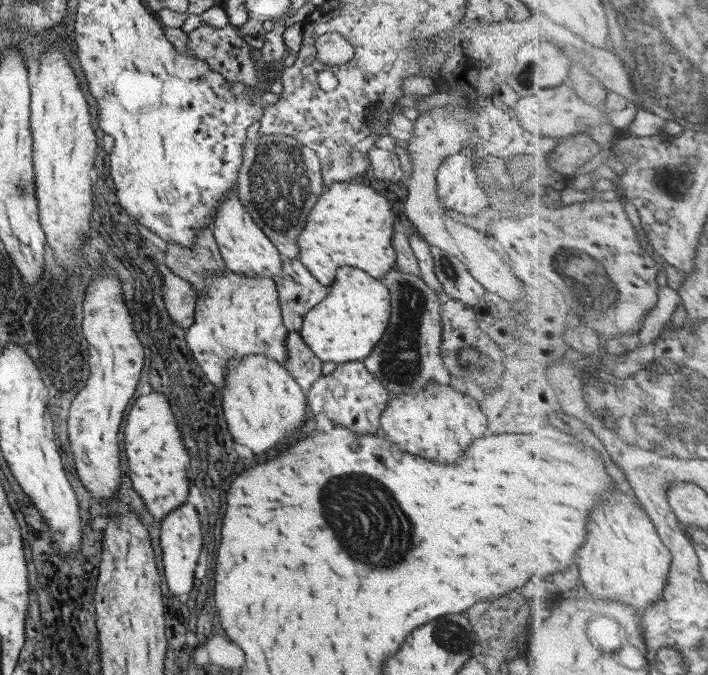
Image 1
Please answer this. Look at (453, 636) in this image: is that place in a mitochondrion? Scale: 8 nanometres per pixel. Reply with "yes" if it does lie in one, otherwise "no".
yes

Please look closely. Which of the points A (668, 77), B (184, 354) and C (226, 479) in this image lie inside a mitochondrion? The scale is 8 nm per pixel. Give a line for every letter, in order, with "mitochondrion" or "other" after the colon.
A: mitochondrion
B: other
C: other

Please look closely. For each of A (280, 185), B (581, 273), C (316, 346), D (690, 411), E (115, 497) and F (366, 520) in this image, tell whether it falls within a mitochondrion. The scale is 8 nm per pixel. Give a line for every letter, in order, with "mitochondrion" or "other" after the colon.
A: mitochondrion
B: mitochondrion
C: other
D: mitochondrion
E: other
F: mitochondrion

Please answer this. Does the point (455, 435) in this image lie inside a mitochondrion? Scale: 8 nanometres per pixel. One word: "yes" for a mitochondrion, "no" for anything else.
no

